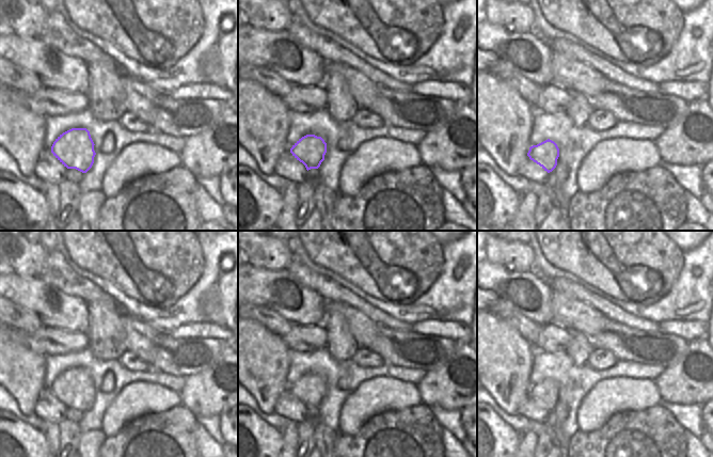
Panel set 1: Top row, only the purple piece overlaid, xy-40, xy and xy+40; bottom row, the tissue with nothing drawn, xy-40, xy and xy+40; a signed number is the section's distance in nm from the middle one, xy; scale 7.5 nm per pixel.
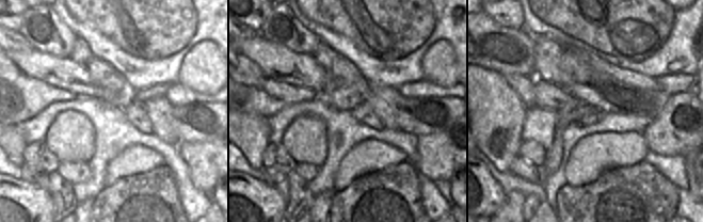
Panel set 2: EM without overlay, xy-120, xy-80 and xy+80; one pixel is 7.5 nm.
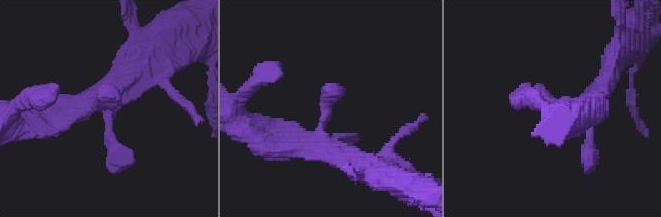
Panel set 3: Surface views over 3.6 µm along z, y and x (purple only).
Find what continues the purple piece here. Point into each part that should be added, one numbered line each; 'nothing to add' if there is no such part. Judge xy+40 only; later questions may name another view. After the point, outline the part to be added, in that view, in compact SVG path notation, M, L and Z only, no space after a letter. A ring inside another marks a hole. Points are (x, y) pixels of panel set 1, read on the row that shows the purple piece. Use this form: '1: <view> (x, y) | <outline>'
nothing to add

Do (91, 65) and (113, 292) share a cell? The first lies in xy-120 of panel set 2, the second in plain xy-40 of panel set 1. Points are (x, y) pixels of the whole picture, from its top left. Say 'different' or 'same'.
different

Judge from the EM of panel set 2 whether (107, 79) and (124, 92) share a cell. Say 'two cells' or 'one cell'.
one cell

